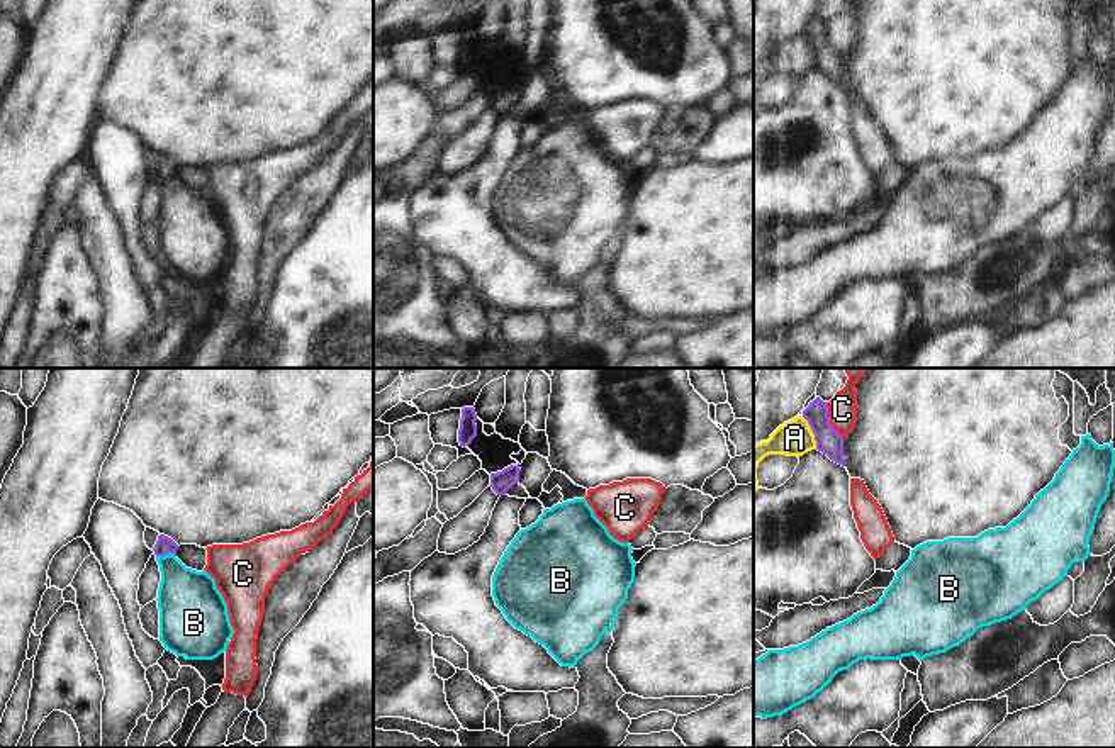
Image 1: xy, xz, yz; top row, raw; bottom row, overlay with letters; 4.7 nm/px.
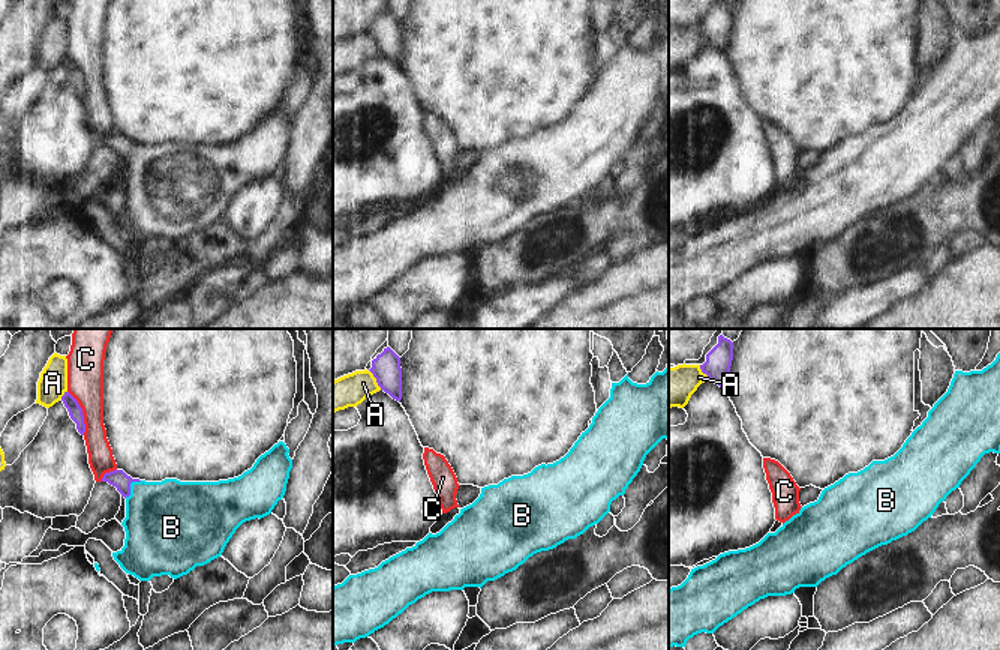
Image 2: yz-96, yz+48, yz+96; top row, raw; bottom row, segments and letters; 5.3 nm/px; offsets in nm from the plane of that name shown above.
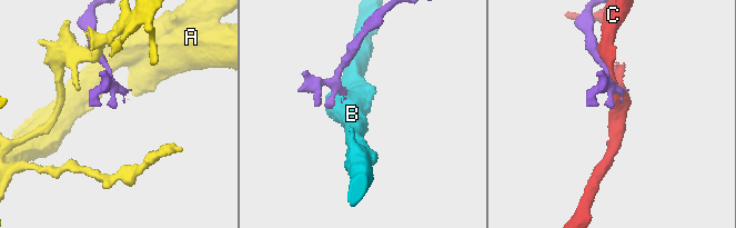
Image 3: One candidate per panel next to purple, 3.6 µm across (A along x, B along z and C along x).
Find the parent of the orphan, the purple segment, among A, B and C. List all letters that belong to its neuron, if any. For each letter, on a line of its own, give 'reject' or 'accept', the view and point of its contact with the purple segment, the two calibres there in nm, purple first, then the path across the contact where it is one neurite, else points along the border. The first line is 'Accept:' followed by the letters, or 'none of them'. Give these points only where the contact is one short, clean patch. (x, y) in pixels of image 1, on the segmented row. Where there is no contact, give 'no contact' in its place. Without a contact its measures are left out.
Accept: B
A: reject | yz (813, 433) | 120/170 nm | along yz (801, 416), (813, 435), (817, 448)
B: accept | xy (165, 553) | 90/280 nm | across xy (165, 545), (165, 553), (187, 599)
C: reject | yz (829, 421) | 120/140 nm

